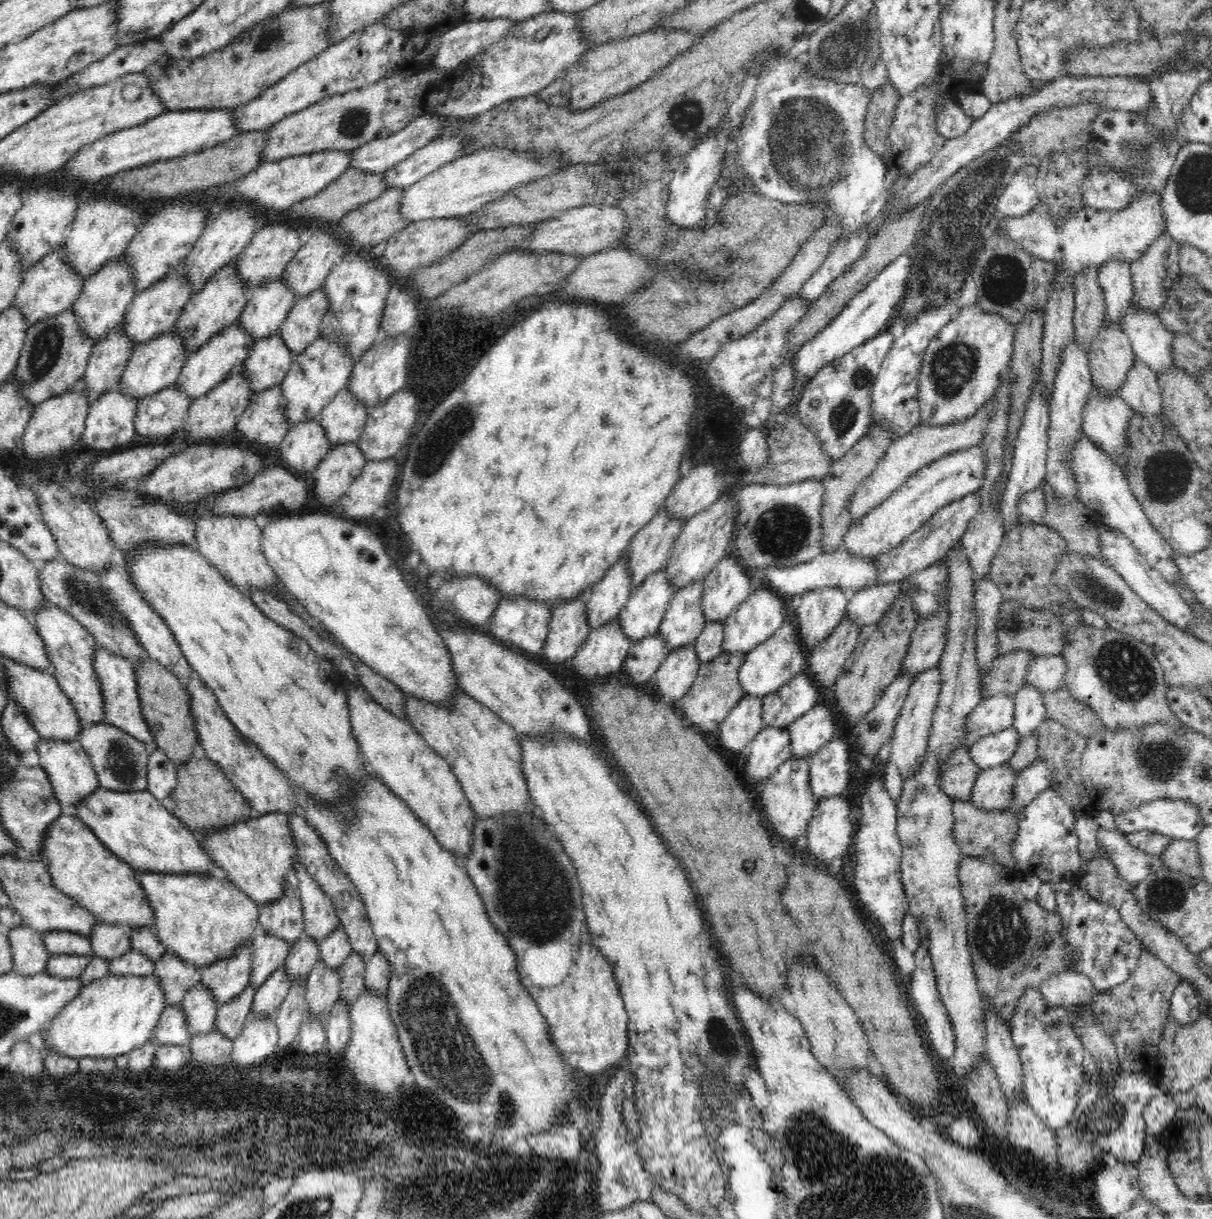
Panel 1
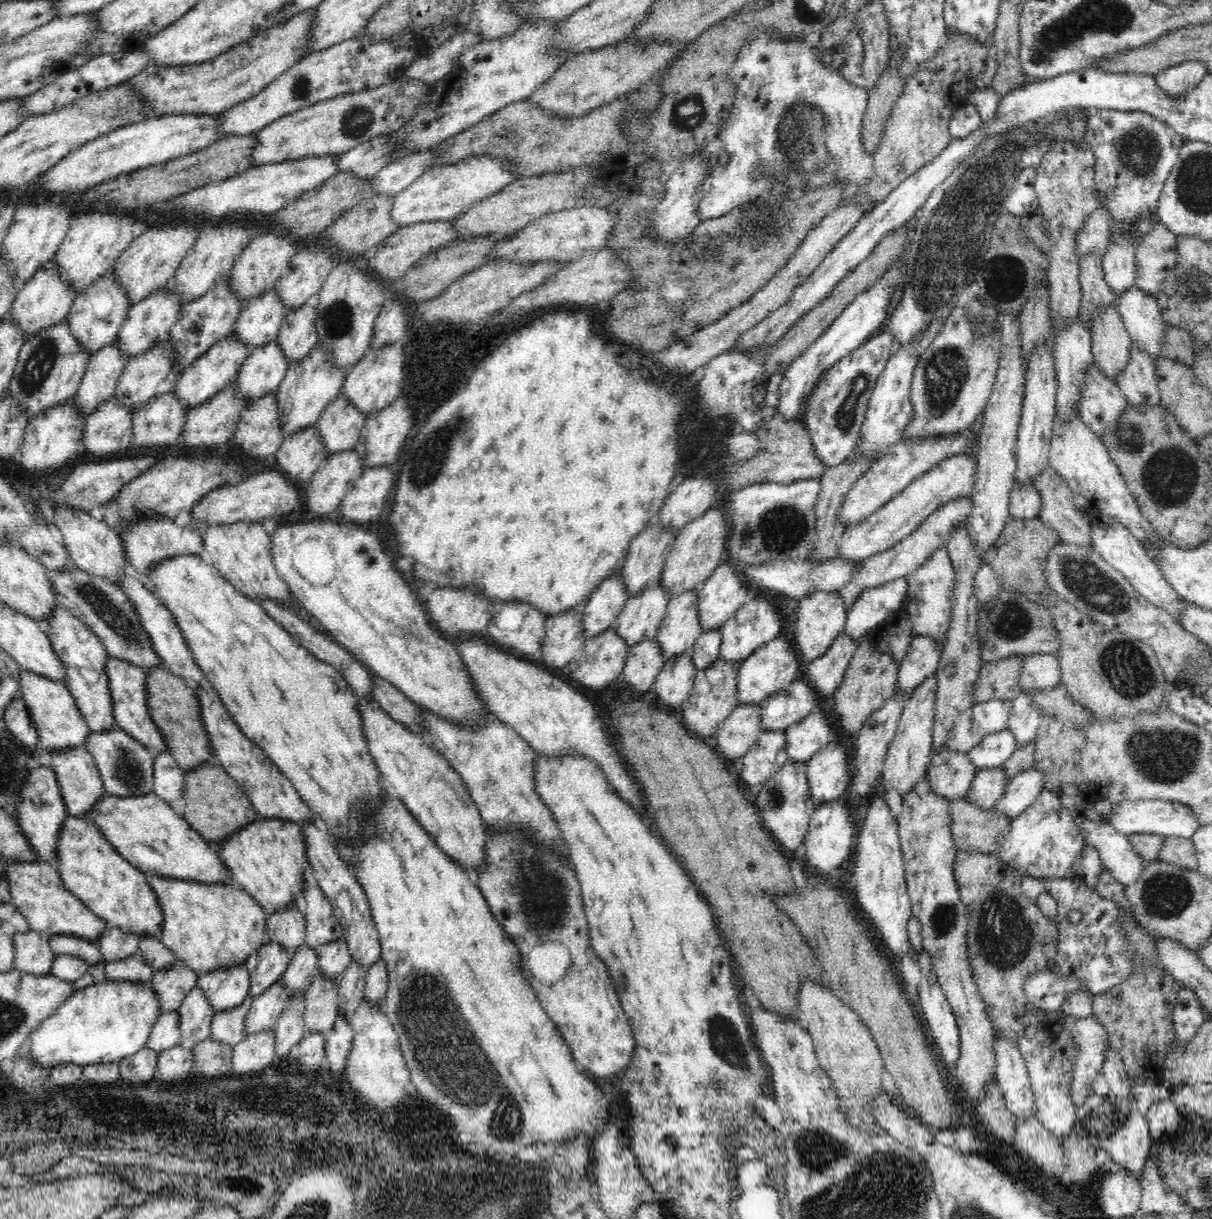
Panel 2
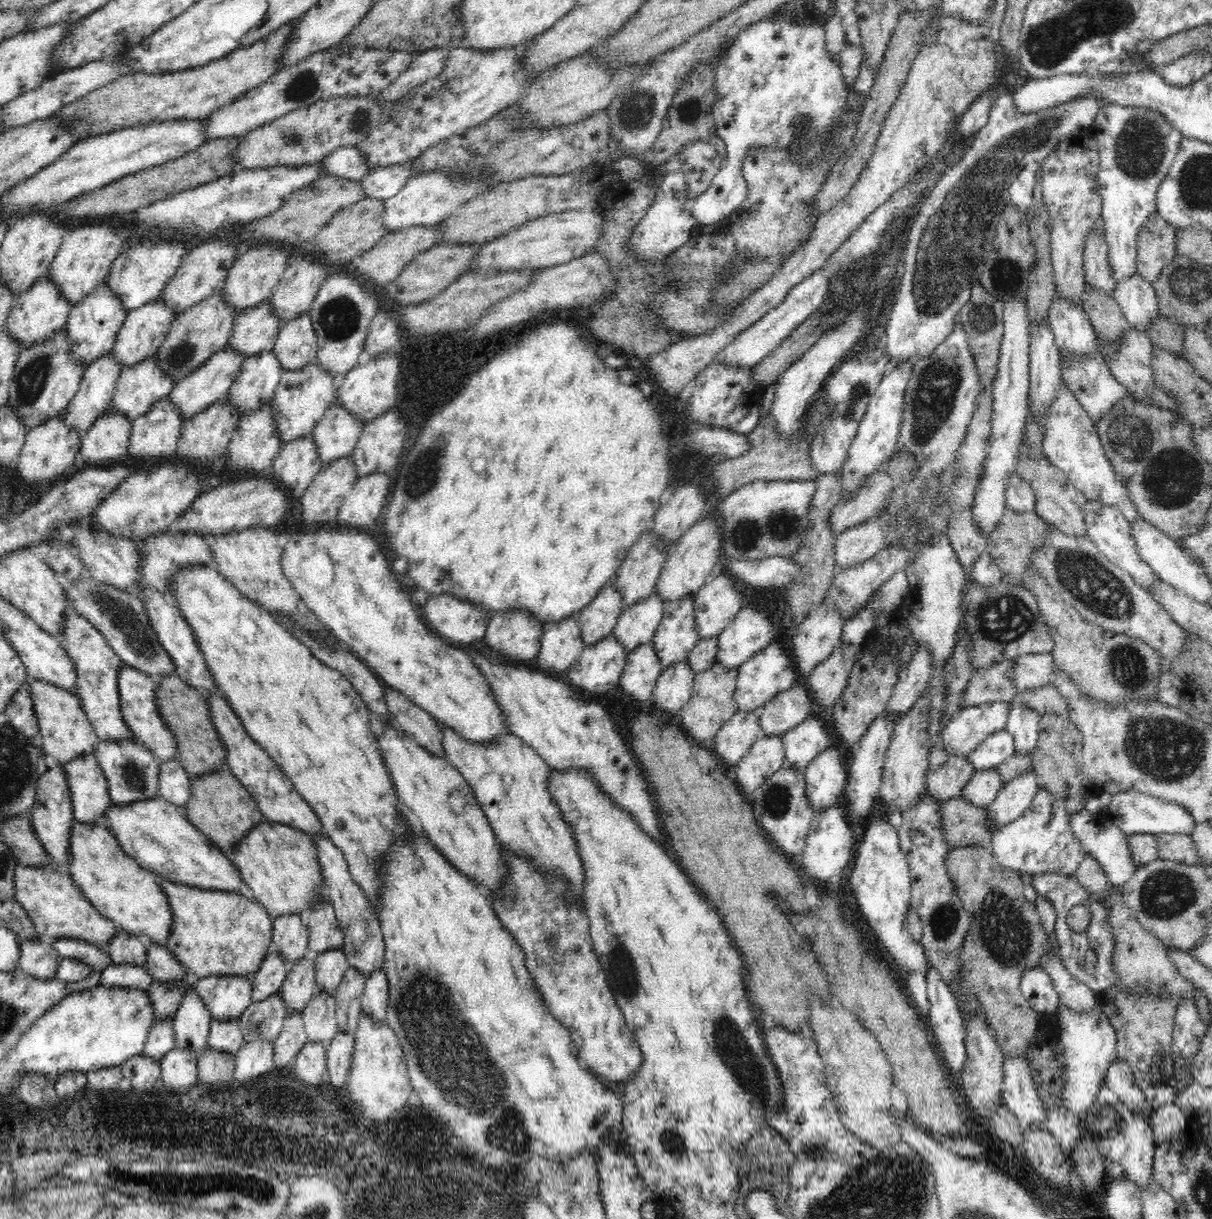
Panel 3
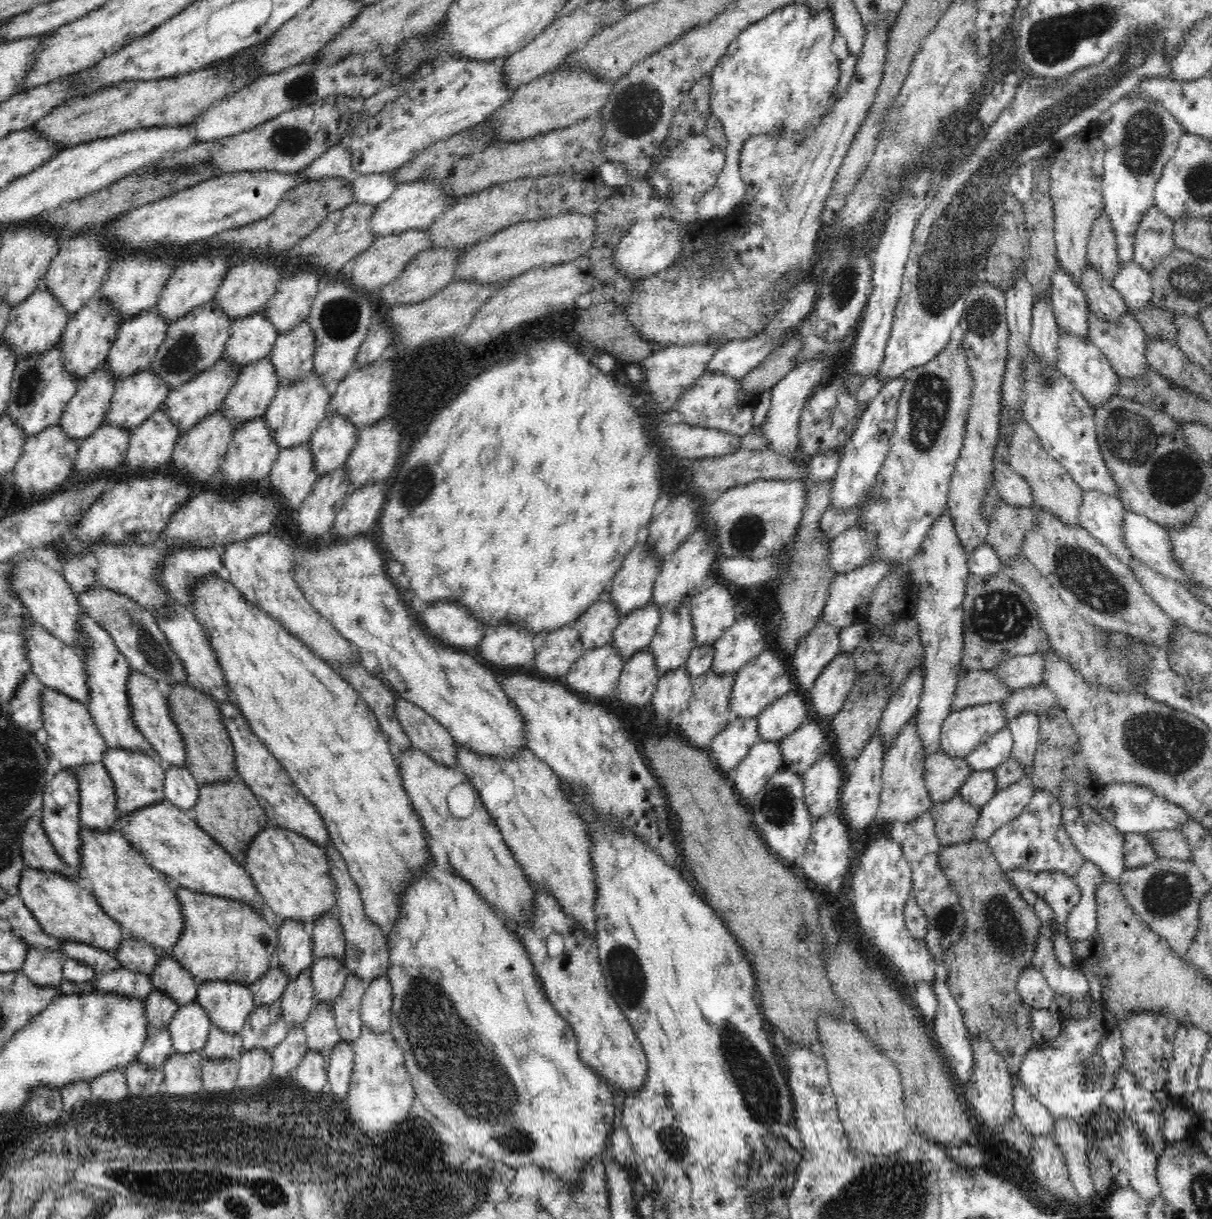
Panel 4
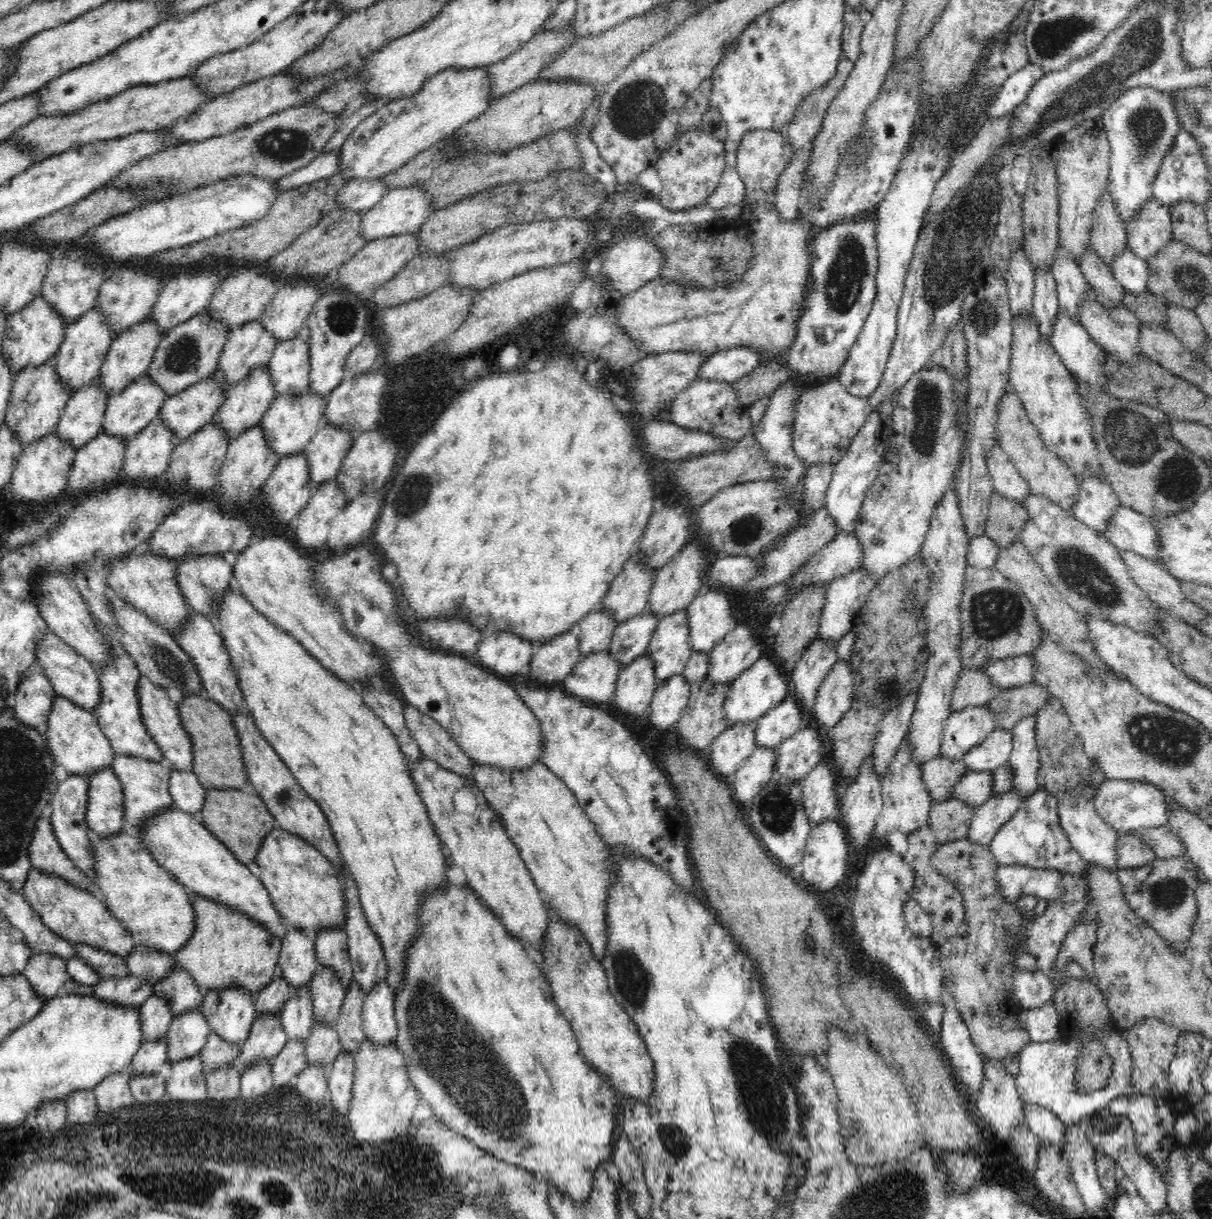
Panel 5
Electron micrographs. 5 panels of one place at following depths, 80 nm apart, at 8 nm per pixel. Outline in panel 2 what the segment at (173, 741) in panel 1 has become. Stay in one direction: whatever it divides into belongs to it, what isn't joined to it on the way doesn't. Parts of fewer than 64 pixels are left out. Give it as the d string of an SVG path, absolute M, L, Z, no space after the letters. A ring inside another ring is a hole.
M164 665L153 666L149 671L146 670L146 672L148 715L158 727L160 733L164 735L164 741L166 741L166 749L168 749L168 753L174 757L174 760L184 772L192 770L200 763L216 762L216 758L213 755L214 749L212 749L212 745L210 745L210 738L208 737L208 733L206 733L206 729L203 727L200 701L198 701L198 696L196 695L195 690L189 688L186 680L169 672Z

